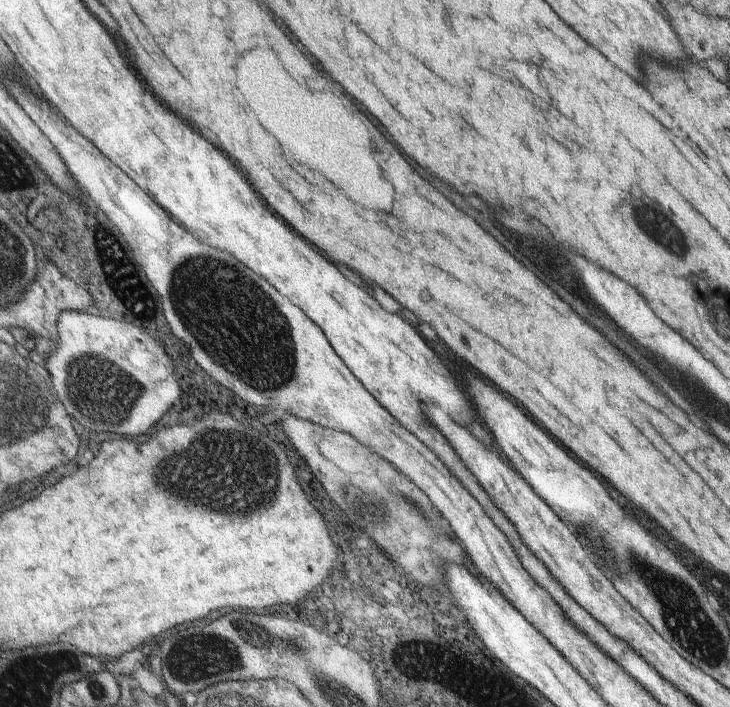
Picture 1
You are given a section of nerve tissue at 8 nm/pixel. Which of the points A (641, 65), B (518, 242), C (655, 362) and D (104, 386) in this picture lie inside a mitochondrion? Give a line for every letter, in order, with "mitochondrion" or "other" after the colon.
A: other
B: other
C: other
D: mitochondrion

